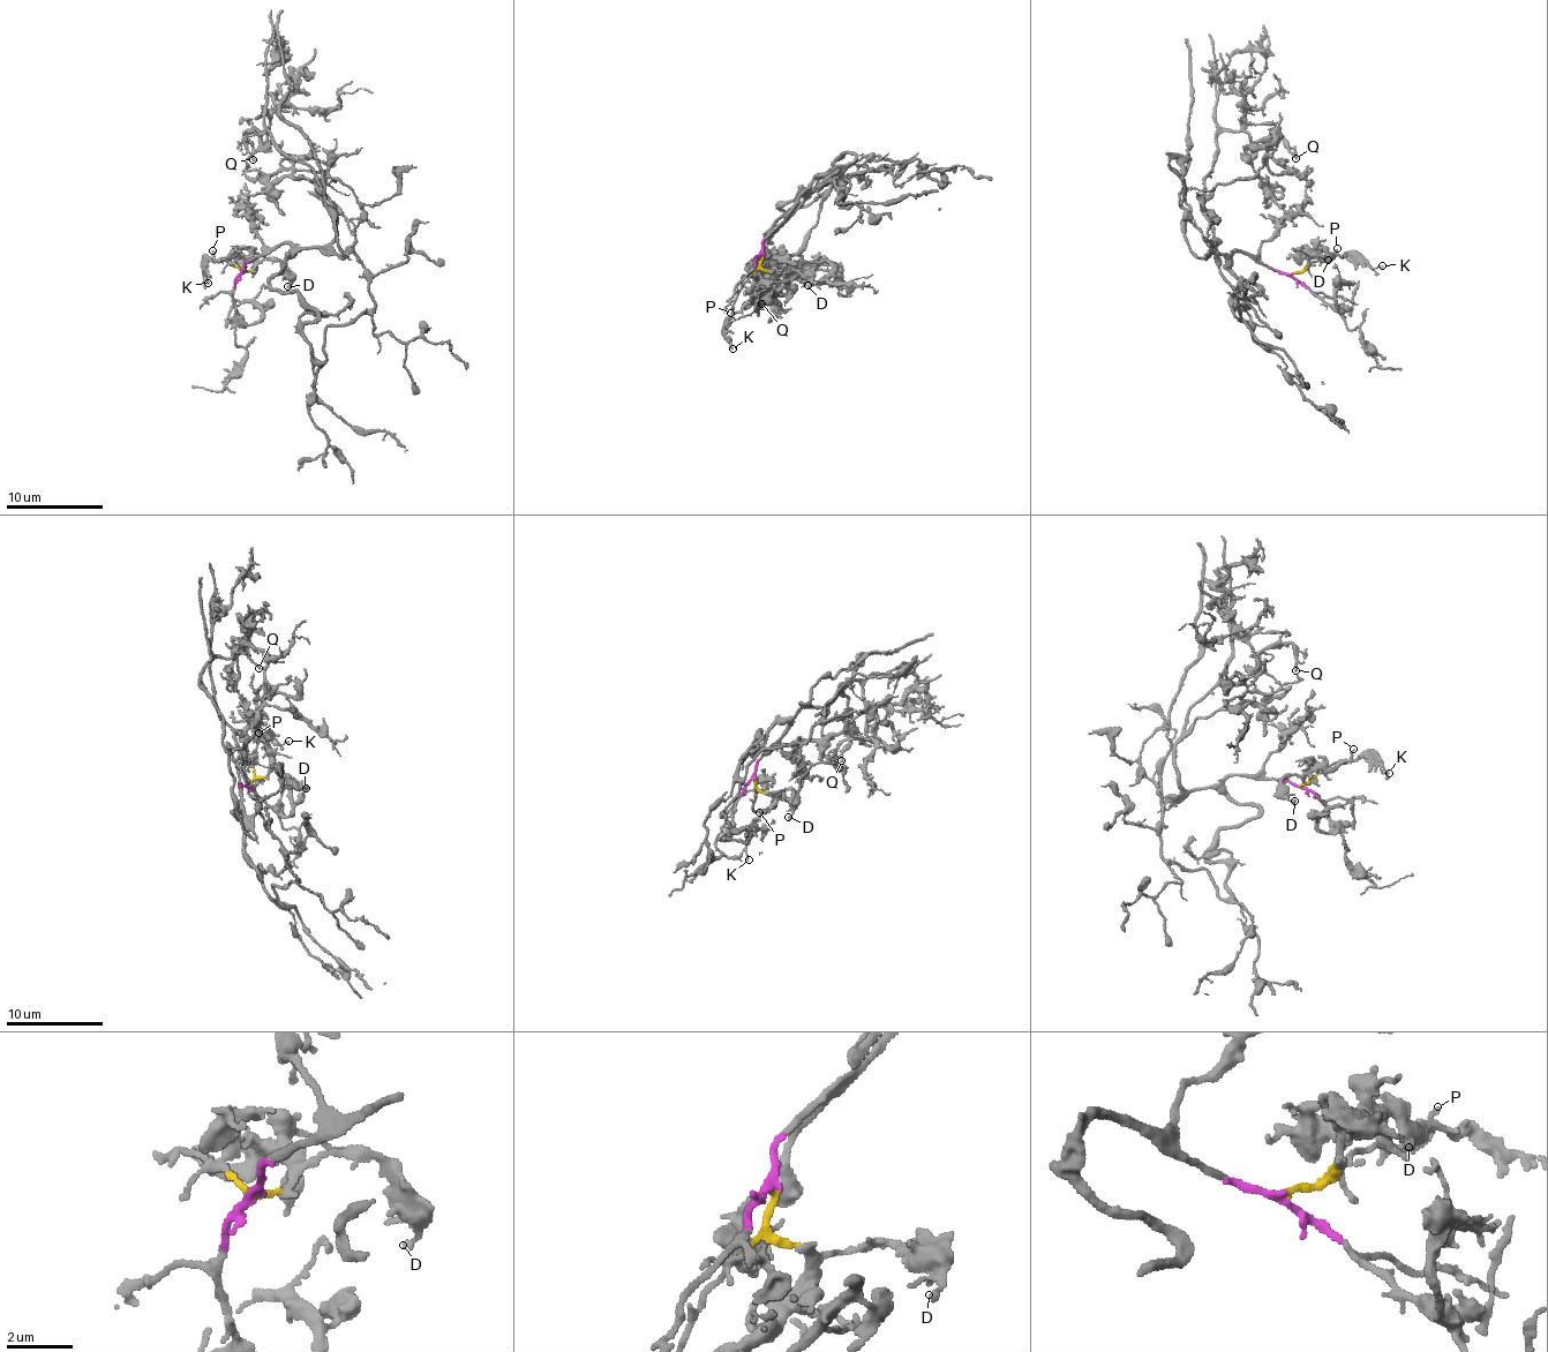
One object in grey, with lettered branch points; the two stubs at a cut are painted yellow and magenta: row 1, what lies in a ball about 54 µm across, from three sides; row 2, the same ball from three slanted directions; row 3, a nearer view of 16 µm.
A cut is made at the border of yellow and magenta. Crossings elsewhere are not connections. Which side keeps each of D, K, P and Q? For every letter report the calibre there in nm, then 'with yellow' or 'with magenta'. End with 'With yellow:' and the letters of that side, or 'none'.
D: calibre 200 nm; with yellow
K: calibre 100 nm; with yellow
P: calibre 100 nm; with yellow
Q: calibre 100 nm; with magenta
With yellow: D, K, P

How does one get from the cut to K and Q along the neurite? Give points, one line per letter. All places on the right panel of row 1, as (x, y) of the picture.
K: (1293, 275), (1300, 273), (1314, 256), (1323, 252), (1374, 268), (1383, 265)
Q: (1293, 276), (1239, 249), (1230, 255), (1212, 249), (1203, 205), (1217, 136), (1254, 124), (1270, 126), (1297, 158)

